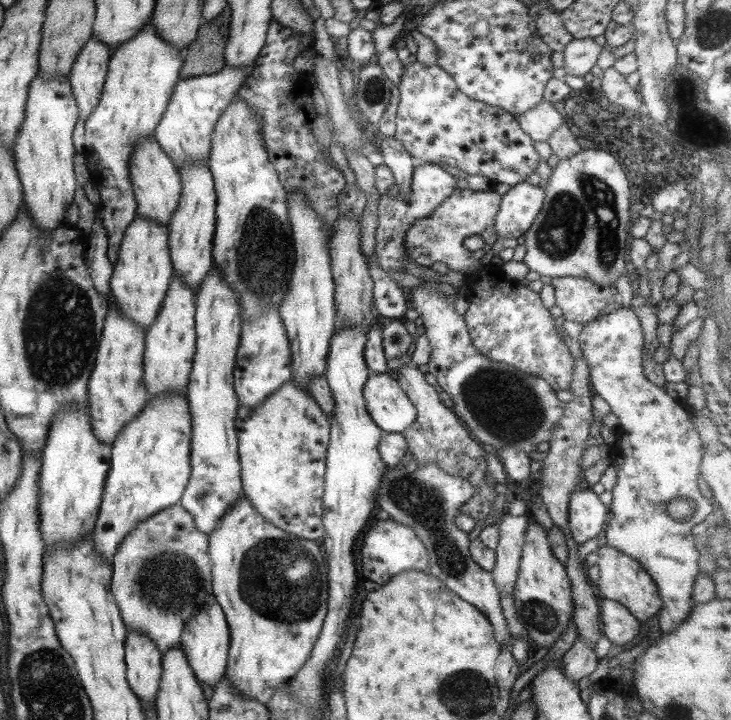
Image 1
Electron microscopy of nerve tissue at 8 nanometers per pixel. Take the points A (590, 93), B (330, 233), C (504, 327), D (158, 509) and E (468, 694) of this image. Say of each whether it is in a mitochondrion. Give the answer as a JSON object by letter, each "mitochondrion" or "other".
{"A":"other","B":"other","C":"other","D":"other","E":"mitochondrion"}

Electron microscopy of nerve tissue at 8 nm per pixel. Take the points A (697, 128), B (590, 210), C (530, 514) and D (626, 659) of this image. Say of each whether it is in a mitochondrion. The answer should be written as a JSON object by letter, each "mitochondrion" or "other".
{"A":"other","B":"mitochondrion","C":"other","D":"other"}

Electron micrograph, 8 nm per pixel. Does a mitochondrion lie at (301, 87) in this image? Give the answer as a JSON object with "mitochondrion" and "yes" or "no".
{"mitochondrion":"no"}

